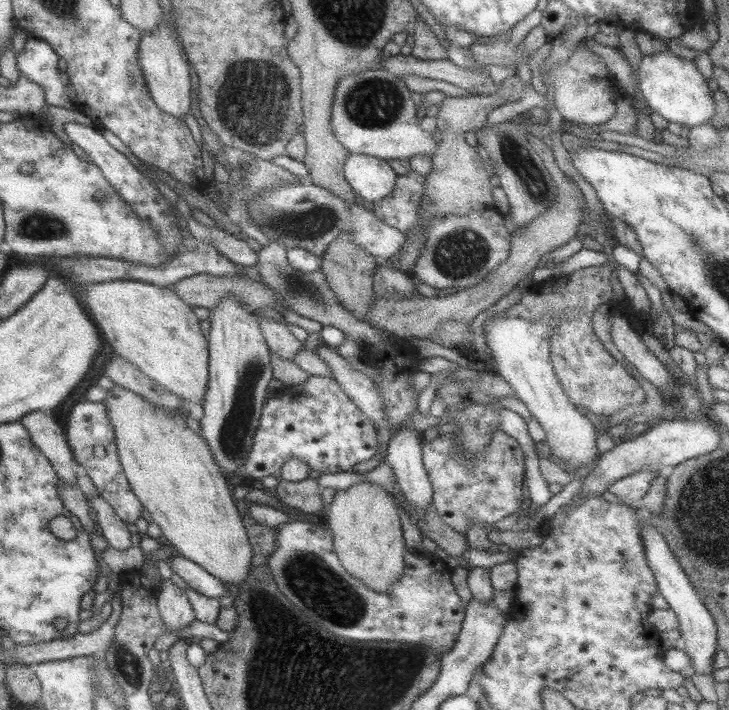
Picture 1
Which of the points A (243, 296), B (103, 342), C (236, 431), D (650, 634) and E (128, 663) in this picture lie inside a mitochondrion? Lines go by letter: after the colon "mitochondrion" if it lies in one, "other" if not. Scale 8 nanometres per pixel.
A: other
B: other
C: mitochondrion
D: other
E: mitochondrion

